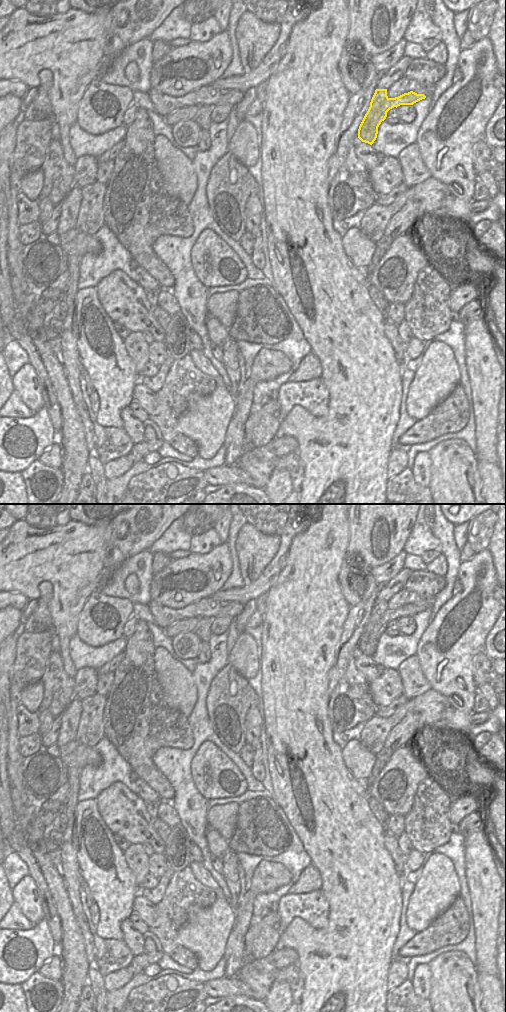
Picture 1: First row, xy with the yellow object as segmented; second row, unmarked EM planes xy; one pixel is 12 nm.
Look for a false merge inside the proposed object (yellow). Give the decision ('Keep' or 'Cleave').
Cleave

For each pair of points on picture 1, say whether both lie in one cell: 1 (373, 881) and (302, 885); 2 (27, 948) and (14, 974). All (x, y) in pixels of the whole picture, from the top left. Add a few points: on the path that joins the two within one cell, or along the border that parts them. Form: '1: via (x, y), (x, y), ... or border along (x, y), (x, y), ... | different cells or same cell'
1: border along (311, 863), (320, 875), (321, 889) | different cells
2: via (21, 954), (14, 961), (14, 968) | same cell

